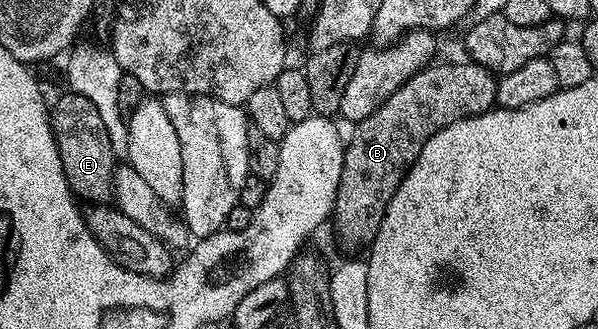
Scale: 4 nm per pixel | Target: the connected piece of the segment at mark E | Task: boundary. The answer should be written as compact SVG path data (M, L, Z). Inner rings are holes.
M71 91L65 94L49 110L51 131L58 147L59 159L62 161L63 174L68 186L79 200L91 204L105 204L112 196L113 171L117 166L113 144L109 132L102 122L98 107L85 96Z

